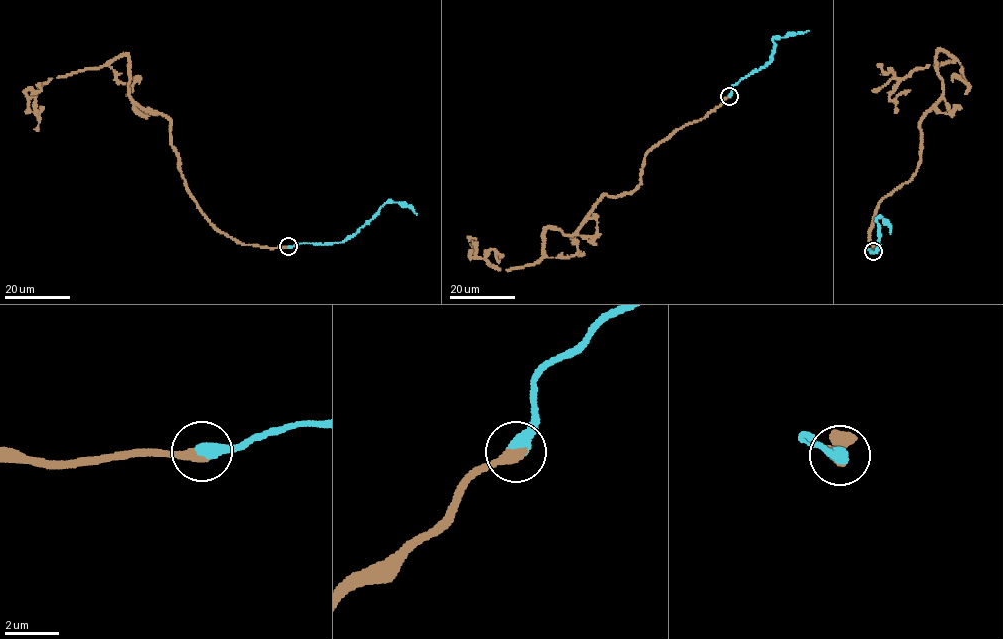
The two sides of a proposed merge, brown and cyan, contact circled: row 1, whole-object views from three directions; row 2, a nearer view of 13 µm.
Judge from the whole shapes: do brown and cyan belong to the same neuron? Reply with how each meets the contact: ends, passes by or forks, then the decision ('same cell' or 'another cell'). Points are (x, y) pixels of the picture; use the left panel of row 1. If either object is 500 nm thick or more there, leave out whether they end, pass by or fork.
same cell

